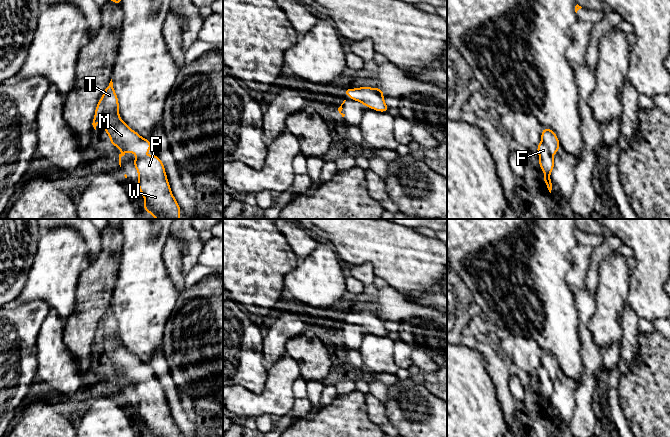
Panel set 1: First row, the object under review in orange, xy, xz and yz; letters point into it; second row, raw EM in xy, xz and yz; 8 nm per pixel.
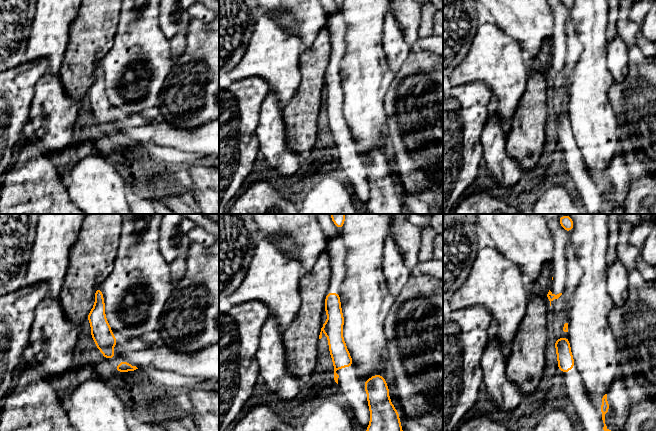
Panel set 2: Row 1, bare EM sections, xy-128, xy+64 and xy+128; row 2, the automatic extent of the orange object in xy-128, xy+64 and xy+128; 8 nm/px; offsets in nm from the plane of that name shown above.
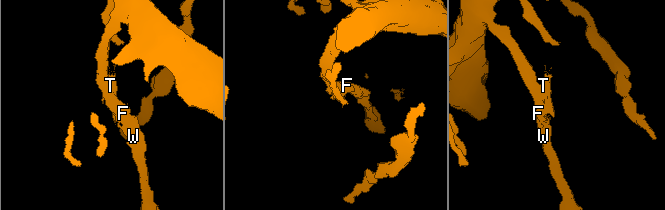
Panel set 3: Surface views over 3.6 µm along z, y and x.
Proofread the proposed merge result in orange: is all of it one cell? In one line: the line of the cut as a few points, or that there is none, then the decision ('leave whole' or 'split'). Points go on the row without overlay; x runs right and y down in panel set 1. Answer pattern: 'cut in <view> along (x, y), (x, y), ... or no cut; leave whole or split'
cut in xy along (118, 337), (105, 336), (103, 338); split

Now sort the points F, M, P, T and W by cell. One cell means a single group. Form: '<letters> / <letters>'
F M P W / T

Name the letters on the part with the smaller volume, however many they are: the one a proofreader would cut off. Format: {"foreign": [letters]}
{"foreign": ["T"]}

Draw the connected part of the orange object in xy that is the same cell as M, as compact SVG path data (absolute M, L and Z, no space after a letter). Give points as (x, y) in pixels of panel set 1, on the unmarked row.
M104 338L104 355L116 372L122 369L125 375L137 379L134 391L138 396L138 413L145 423L142 432L148 437L180 437L163 386L157 379L142 380L152 372L150 365L132 354L119 338Z

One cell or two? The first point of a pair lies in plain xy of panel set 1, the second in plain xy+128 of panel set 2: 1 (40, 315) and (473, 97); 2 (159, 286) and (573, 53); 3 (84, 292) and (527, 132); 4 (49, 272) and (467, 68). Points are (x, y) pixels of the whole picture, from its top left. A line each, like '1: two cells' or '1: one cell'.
1: one cell
2: two cells
3: one cell
4: one cell

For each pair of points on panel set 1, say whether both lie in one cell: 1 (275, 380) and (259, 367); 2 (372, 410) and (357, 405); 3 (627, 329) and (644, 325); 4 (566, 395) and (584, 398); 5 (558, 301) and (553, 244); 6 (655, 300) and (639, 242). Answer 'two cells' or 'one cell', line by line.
1: two cells
2: two cells
3: two cells
4: two cells
5: one cell
6: one cell

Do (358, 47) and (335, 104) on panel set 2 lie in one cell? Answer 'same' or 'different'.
different

